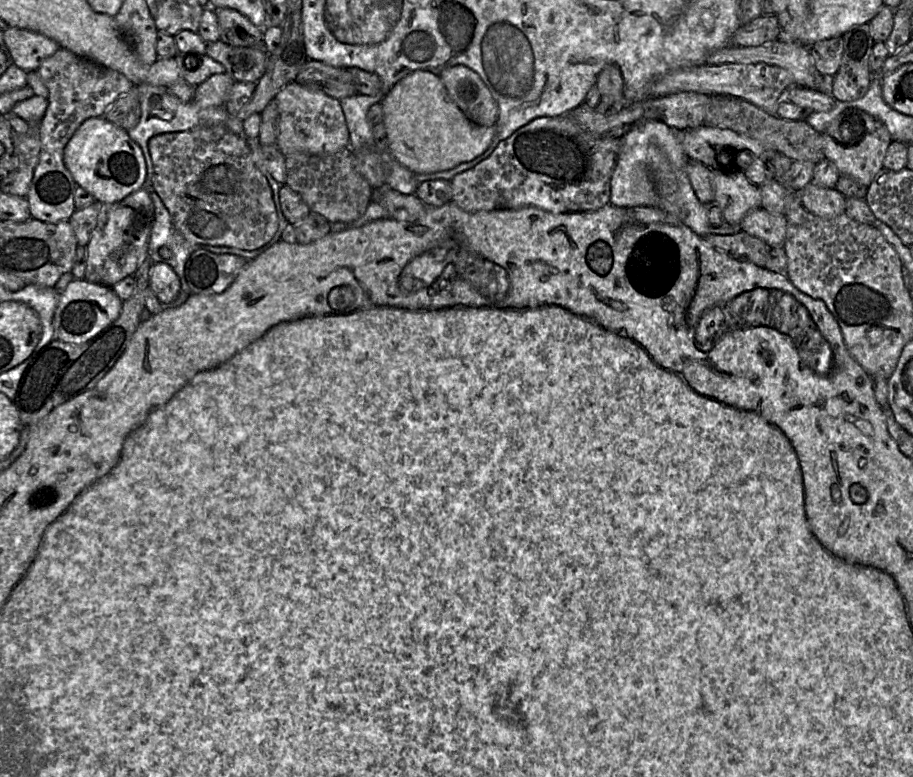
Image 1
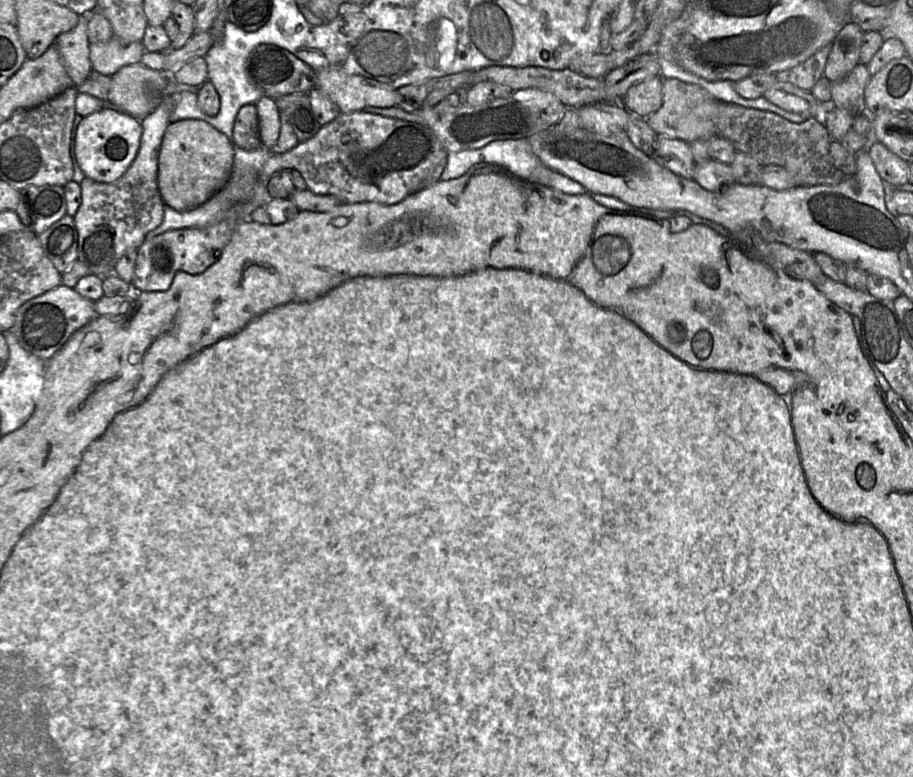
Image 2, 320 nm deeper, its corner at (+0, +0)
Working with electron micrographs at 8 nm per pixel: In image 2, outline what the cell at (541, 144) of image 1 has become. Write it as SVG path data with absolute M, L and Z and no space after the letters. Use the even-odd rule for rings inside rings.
M658 75L631 86L622 98L623 106L643 118L656 112L663 102L663 80Z

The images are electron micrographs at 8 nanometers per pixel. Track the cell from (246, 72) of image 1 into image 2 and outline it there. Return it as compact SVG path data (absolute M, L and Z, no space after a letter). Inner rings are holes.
M260 44L251 54L249 75L265 96L276 99L292 93L308 93L316 87L314 71L294 54L274 44Z

